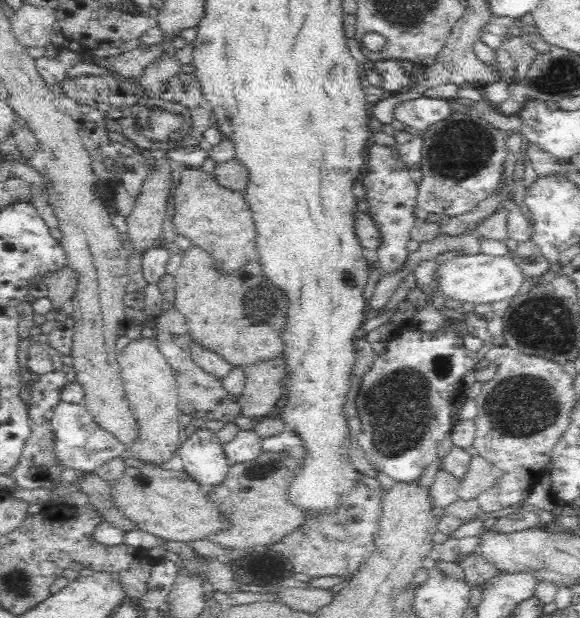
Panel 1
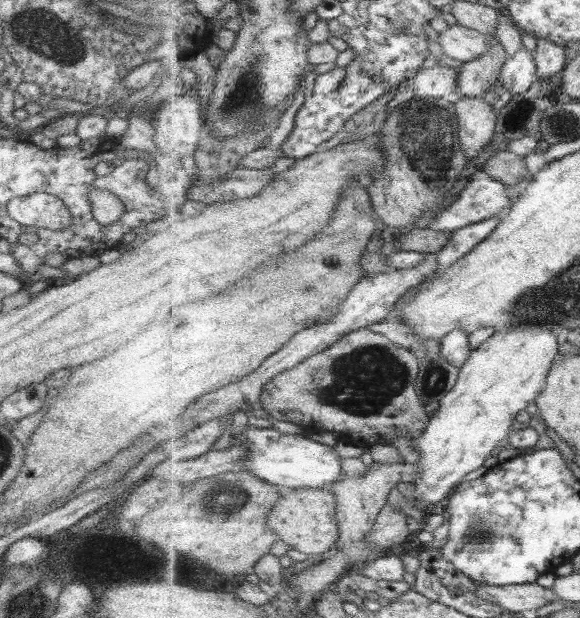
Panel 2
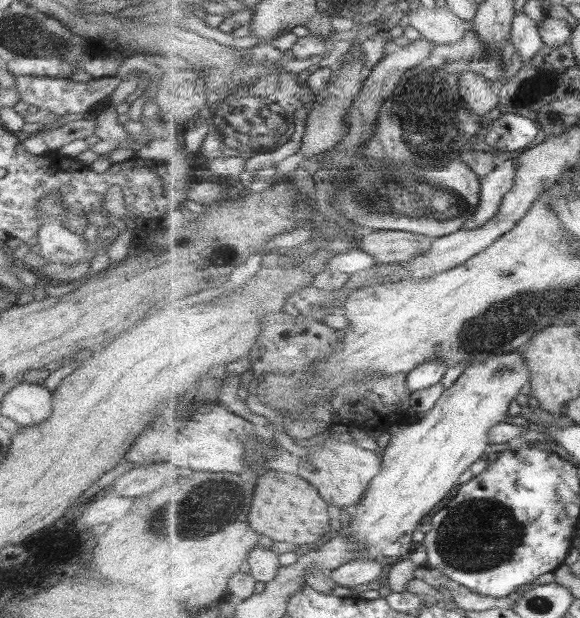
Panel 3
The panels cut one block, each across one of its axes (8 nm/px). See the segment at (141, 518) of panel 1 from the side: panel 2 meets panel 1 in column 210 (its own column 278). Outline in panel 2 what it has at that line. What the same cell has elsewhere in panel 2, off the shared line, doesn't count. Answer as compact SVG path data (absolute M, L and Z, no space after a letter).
M300 488L281 497L272 507L267 523L284 543L307 556L323 554L336 547L340 539L338 498L327 488Z

